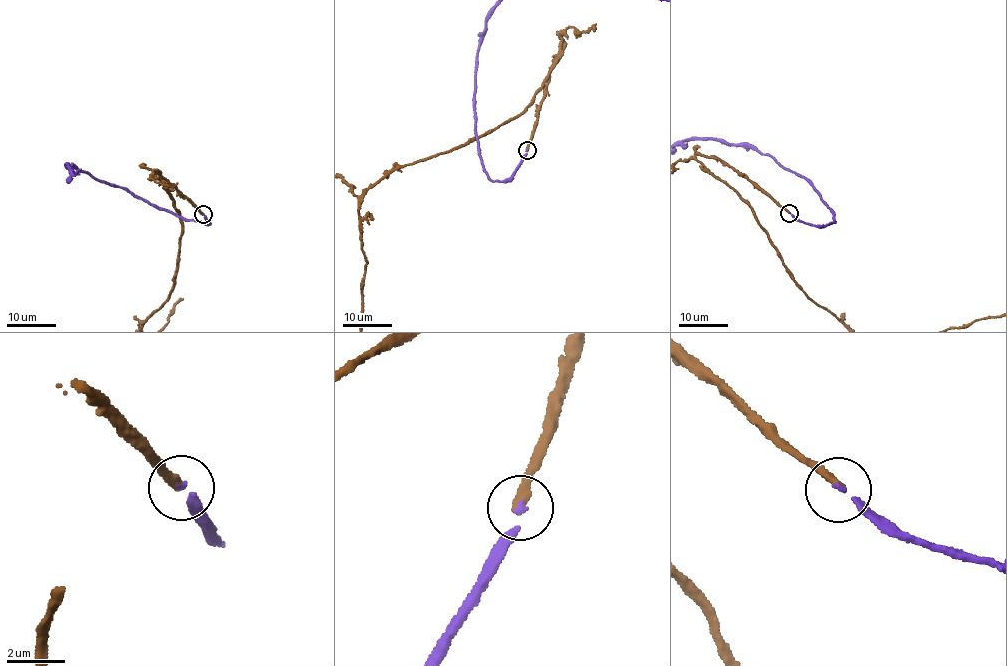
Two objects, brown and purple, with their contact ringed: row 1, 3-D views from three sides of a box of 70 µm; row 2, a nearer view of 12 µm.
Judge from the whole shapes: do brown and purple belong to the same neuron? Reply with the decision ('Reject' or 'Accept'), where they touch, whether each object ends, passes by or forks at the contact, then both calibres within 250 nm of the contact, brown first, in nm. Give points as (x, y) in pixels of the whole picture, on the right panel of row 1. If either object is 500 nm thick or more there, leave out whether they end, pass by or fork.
Accept. Place: (789, 213). At the ring brown ends. At the ring purple ends. Thickness 300 nm (brown) against 150 nm

